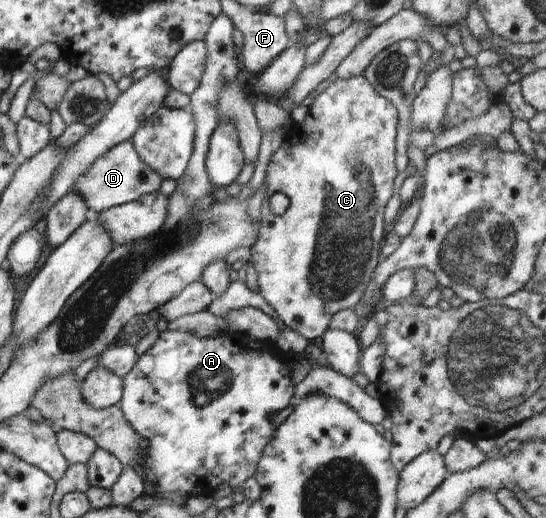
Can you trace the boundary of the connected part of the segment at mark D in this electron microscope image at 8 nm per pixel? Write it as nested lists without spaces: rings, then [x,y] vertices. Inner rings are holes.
[[[131,140],[123,141],[110,148],[103,156],[96,158],[85,172],[77,177],[74,188],[86,207],[90,215],[98,215],[111,207],[122,205],[139,199],[143,195],[148,195],[159,190],[162,178],[146,165],[141,157],[135,152]]]

